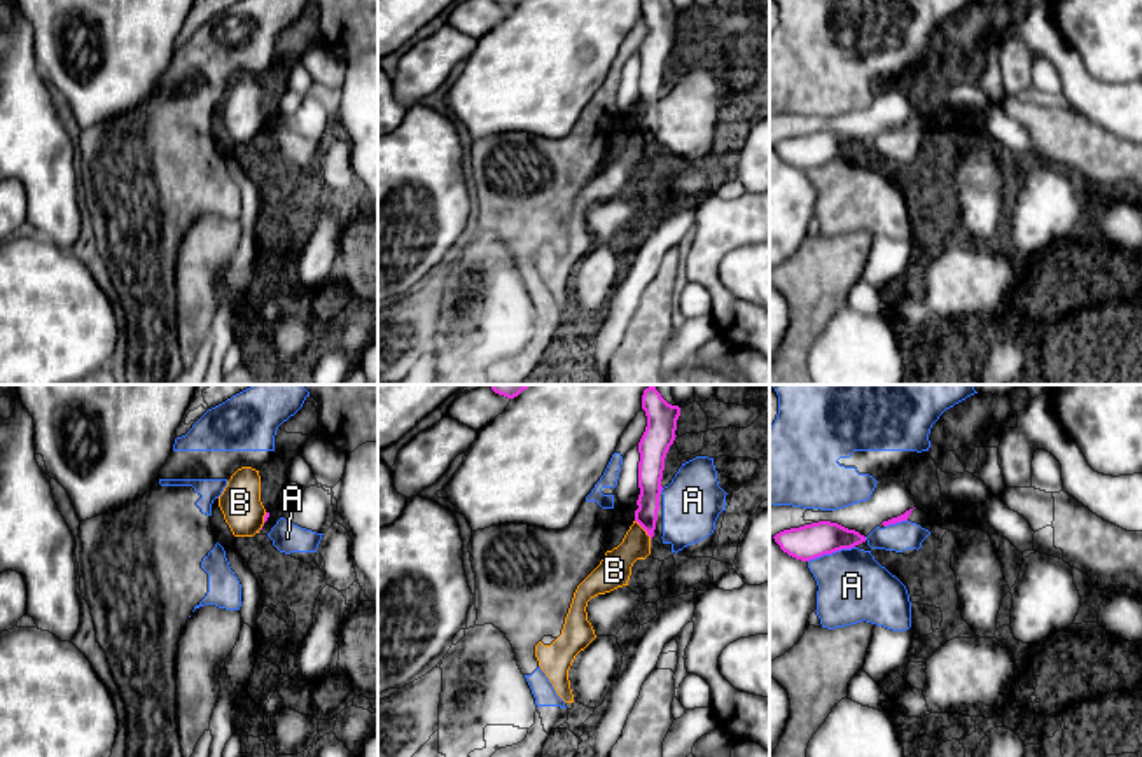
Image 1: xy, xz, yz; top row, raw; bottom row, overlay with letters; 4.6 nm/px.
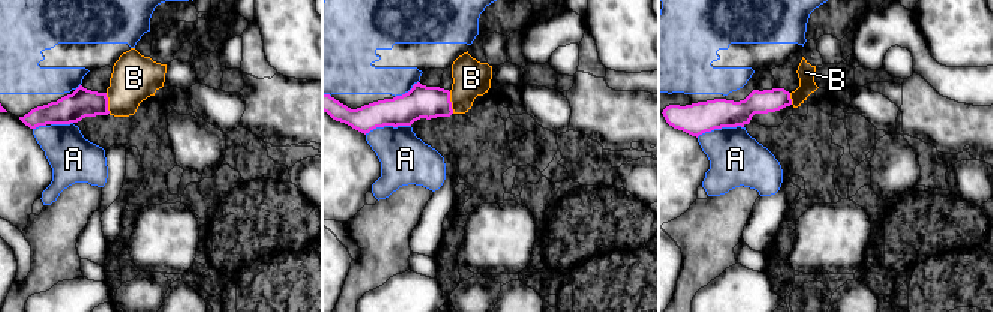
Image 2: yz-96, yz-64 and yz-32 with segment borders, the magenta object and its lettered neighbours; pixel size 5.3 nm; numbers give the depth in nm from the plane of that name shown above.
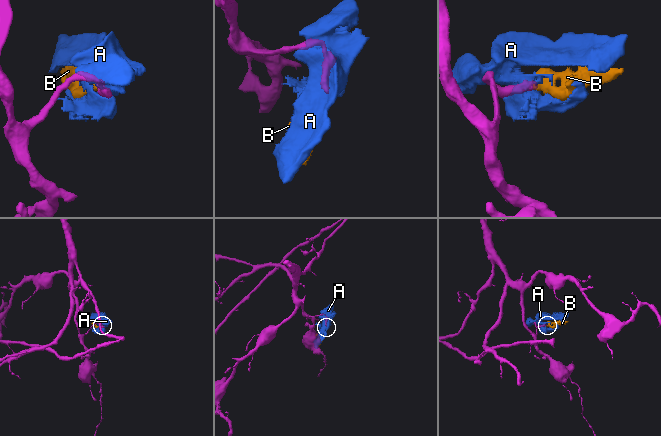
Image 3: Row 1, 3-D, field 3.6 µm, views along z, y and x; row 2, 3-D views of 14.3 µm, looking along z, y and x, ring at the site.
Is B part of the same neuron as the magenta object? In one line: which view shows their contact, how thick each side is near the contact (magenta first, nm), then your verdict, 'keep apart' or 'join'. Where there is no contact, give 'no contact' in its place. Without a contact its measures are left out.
meets magenta in xz; 110 nm thick on the magenta side, 150 nm on the other; keep apart

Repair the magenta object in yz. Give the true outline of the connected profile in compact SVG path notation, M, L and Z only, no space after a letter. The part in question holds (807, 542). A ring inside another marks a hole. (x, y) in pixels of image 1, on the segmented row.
M831 521L783 530L773 538L783 552L801 561L810 561L841 549L852 549L866 542L866 537L859 531Z

